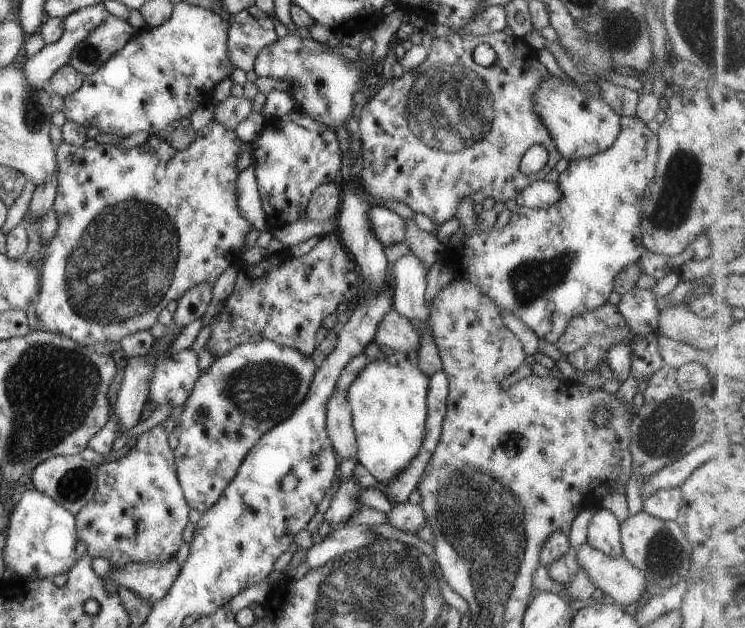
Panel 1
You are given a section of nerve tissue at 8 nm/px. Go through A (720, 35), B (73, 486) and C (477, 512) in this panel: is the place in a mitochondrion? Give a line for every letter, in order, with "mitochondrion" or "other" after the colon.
A: mitochondrion
B: mitochondrion
C: mitochondrion

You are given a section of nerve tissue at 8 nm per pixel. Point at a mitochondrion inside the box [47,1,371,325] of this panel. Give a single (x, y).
(87, 54)

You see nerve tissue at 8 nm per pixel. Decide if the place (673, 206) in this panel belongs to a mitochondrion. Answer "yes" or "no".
yes

